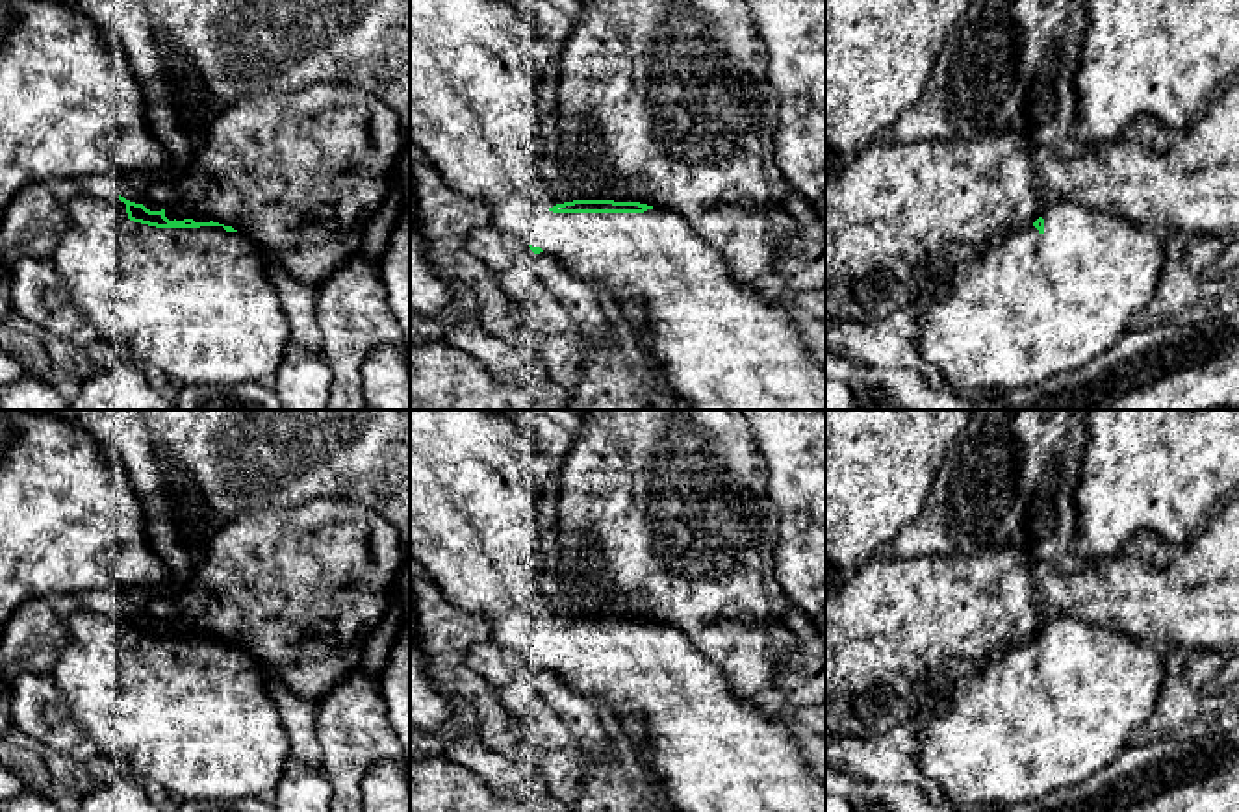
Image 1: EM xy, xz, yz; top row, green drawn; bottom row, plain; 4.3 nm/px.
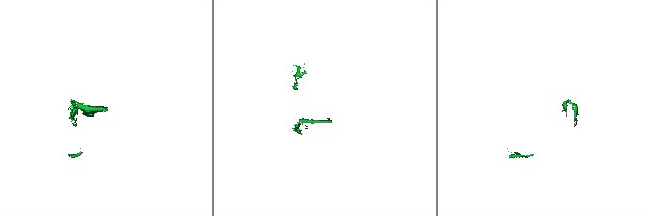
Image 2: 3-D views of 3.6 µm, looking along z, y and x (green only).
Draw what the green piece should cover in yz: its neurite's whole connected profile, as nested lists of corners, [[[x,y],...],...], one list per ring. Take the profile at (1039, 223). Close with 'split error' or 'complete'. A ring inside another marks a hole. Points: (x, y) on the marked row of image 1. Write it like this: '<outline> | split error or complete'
[[[1057,202],[1024,230],[957,265],[955,280],[920,313],[920,358],[946,376],[959,393],[989,395],[1016,389],[1074,371],[1124,337],[1133,313],[1144,311],[1163,271],[1163,243],[1152,228],[1135,226],[1102,209]]] | split error

